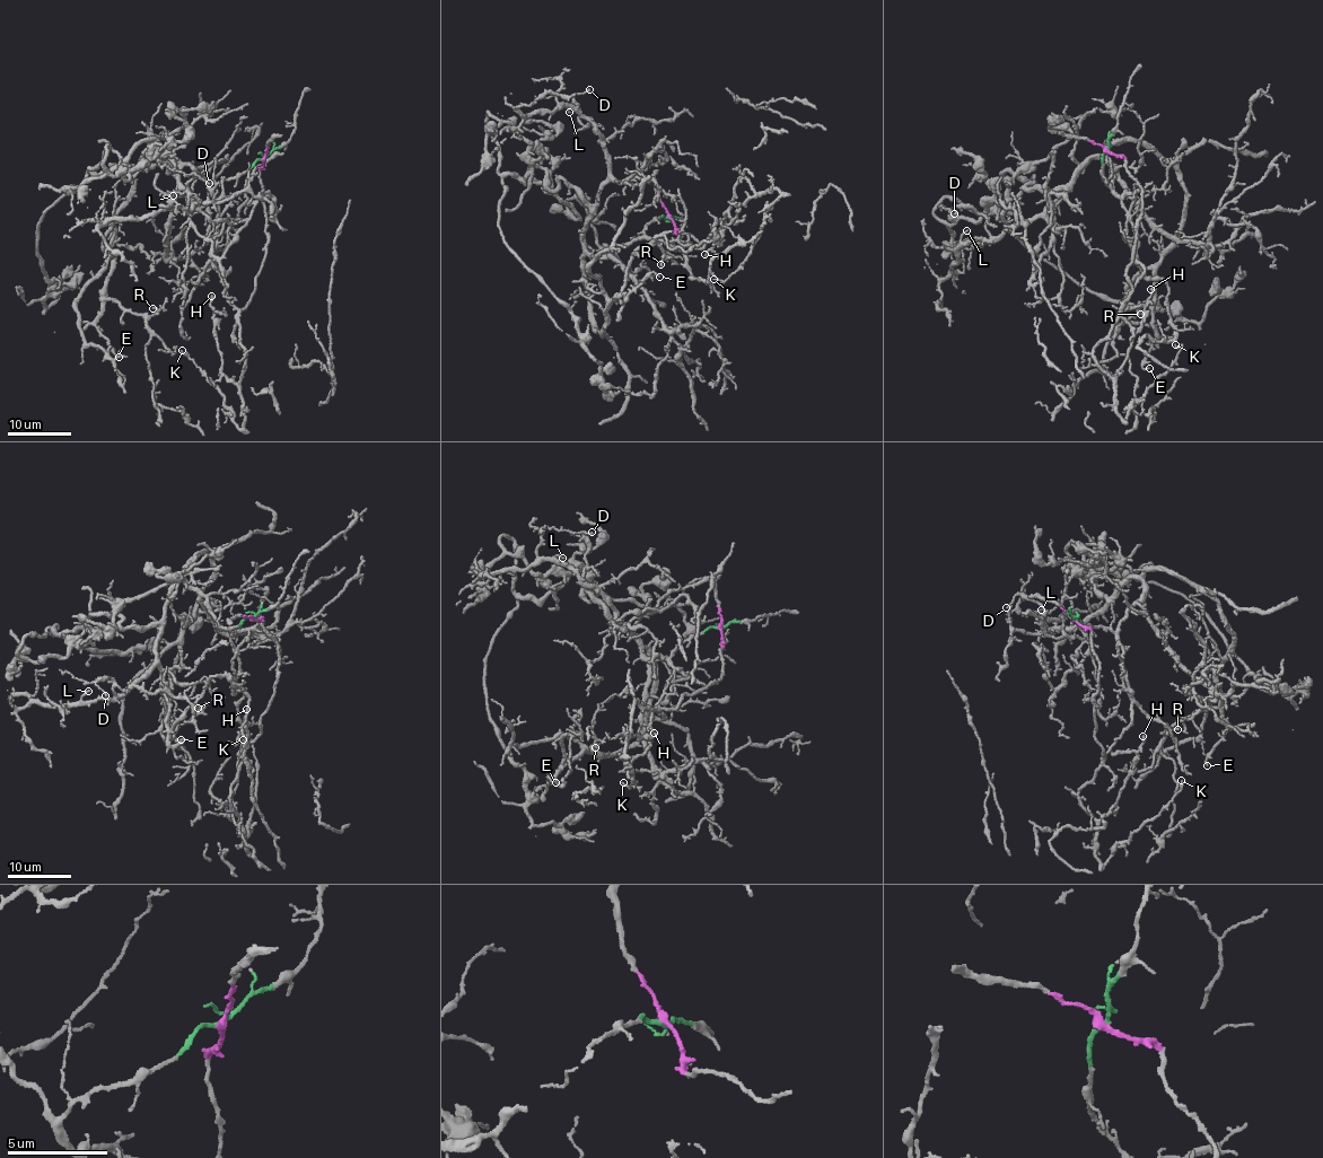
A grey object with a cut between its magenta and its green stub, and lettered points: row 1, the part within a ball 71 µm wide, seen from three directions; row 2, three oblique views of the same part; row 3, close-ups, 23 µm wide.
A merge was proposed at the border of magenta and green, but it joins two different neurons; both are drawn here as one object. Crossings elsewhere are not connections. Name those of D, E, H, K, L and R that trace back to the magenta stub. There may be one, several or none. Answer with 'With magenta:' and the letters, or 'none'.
With magenta: H, K

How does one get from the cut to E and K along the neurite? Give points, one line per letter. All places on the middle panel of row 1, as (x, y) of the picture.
E: (668, 218), (614, 253), (584, 255), (595, 331), (607, 334), (611, 300), (659, 277)
K: (668, 218), (700, 242), (730, 221), (742, 176), (756, 193), (780, 194), (743, 265), (713, 280)

